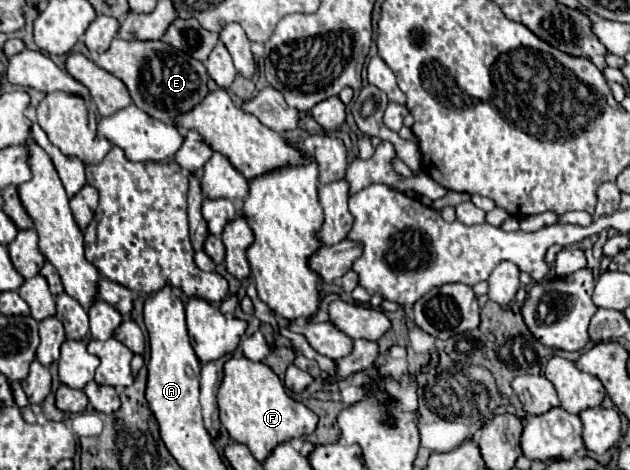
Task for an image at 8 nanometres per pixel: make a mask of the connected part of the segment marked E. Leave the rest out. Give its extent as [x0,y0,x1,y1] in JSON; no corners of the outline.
[95,38,207,124]

